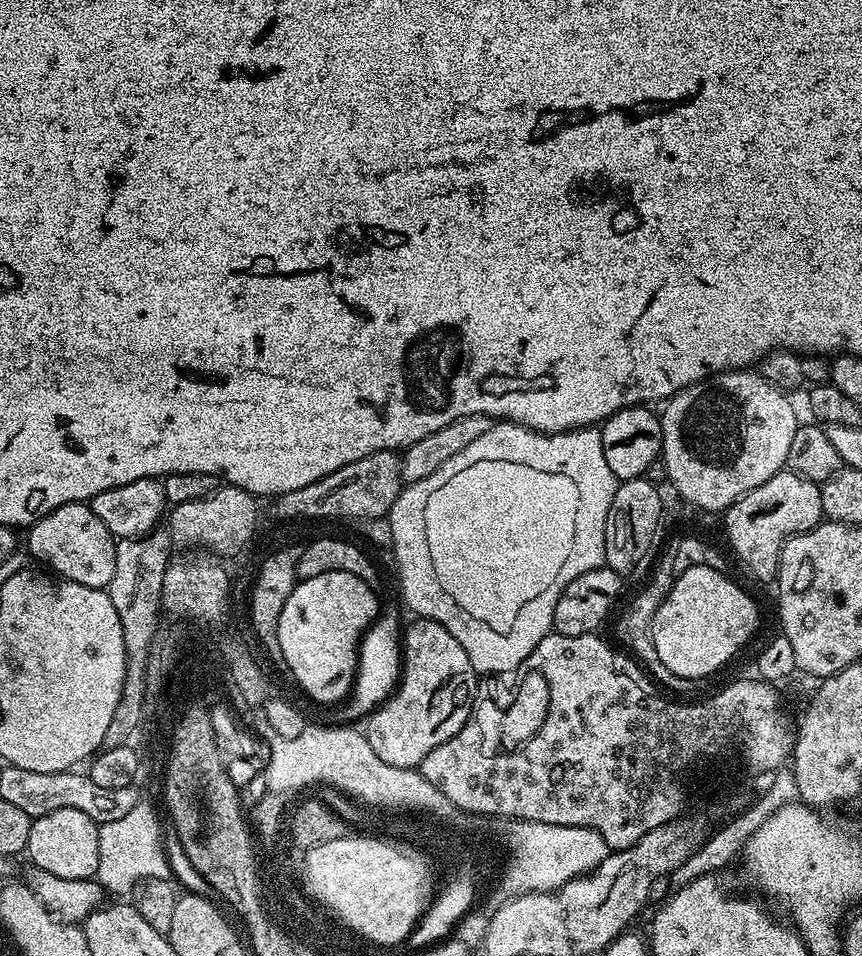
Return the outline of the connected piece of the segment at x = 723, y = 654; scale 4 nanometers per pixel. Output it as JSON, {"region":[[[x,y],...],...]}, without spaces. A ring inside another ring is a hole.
{"region":[[[694,565],[681,573],[674,582],[670,594],[658,606],[658,614],[654,614],[652,623],[652,641],[654,650],[658,650],[658,658],[662,658],[662,666],[674,675],[681,676],[693,682],[699,681],[699,676],[708,676],[716,672],[748,639],[760,620],[760,612],[756,604],[735,584],[726,579],[725,573],[712,570],[706,565]]]}

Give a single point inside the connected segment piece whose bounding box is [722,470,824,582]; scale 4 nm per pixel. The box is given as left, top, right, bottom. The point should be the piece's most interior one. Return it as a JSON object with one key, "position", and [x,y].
{"position":[758,525]}

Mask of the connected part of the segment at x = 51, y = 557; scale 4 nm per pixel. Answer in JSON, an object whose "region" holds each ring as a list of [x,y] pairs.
{"region":[[[87,503],[63,504],[27,529],[28,552],[36,560],[49,564],[57,577],[78,582],[82,586],[107,589],[114,578],[117,537],[102,526],[102,518],[94,514]]]}

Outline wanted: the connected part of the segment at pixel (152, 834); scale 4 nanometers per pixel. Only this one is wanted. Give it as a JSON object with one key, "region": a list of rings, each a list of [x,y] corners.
{"region":[[[141,802],[130,810],[130,814],[125,814],[123,818],[118,818],[118,822],[106,822],[99,825],[98,834],[98,870],[95,879],[99,881],[100,887],[105,893],[125,892],[131,893],[139,880],[156,878],[168,880],[173,875],[171,866],[168,864],[167,854],[164,850],[164,838],[162,835],[162,823],[156,817],[156,812],[147,802]]]}

